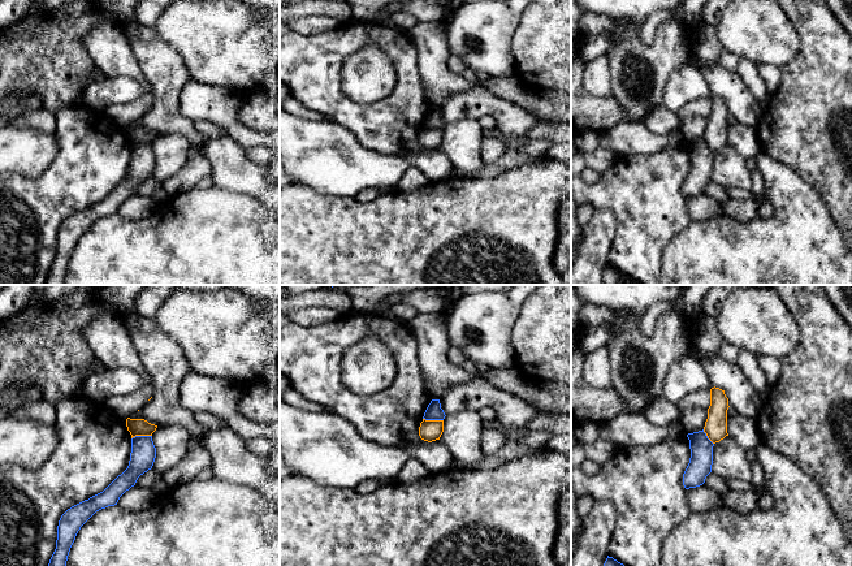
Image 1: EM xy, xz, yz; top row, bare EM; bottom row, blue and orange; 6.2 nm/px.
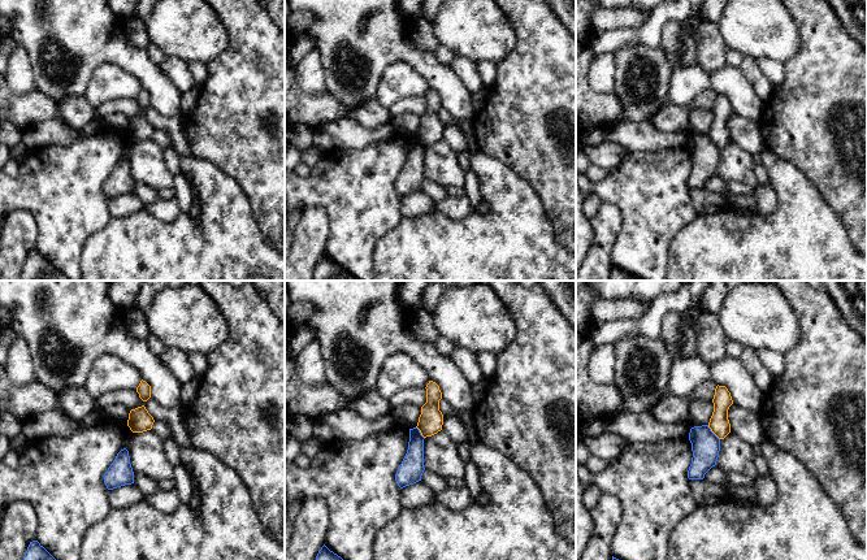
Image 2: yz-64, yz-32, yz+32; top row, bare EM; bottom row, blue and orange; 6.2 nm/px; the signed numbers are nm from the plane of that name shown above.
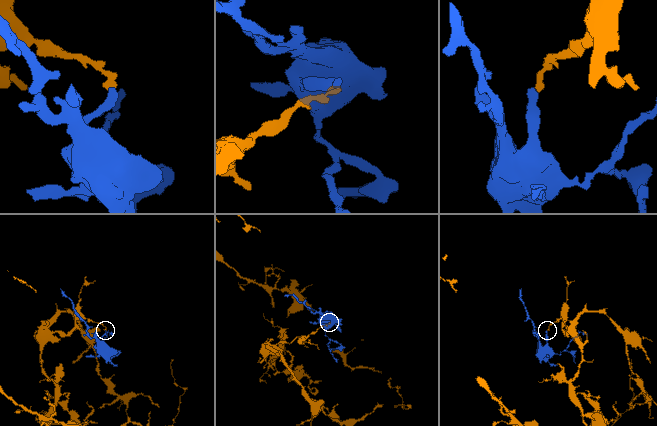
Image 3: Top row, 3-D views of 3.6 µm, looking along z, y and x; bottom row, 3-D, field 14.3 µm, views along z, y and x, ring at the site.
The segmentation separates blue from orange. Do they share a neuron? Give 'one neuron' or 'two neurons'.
two neurons

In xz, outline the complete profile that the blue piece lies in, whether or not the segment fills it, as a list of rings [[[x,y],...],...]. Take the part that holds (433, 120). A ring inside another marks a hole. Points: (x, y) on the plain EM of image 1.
[[[432,108],[431,112],[428,113],[423,128],[425,129],[444,129],[445,128],[445,121],[441,117],[440,108]]]

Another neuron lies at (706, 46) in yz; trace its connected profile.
[[[702,22],[693,26],[692,46],[699,69],[719,62],[723,47],[717,36],[715,26]]]

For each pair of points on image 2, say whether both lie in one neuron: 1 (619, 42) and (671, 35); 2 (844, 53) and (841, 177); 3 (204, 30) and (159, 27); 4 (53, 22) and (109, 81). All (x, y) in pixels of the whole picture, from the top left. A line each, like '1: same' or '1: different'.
1: different
2: same
3: same
4: different

